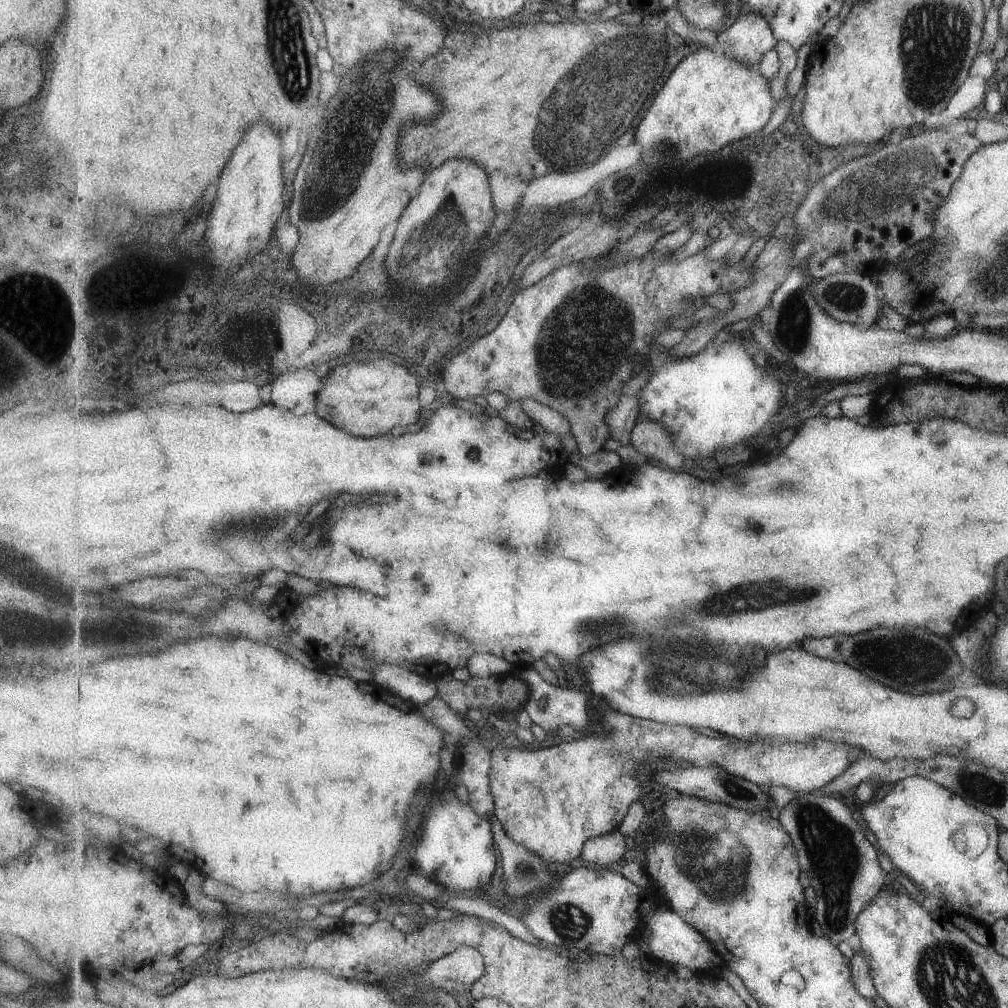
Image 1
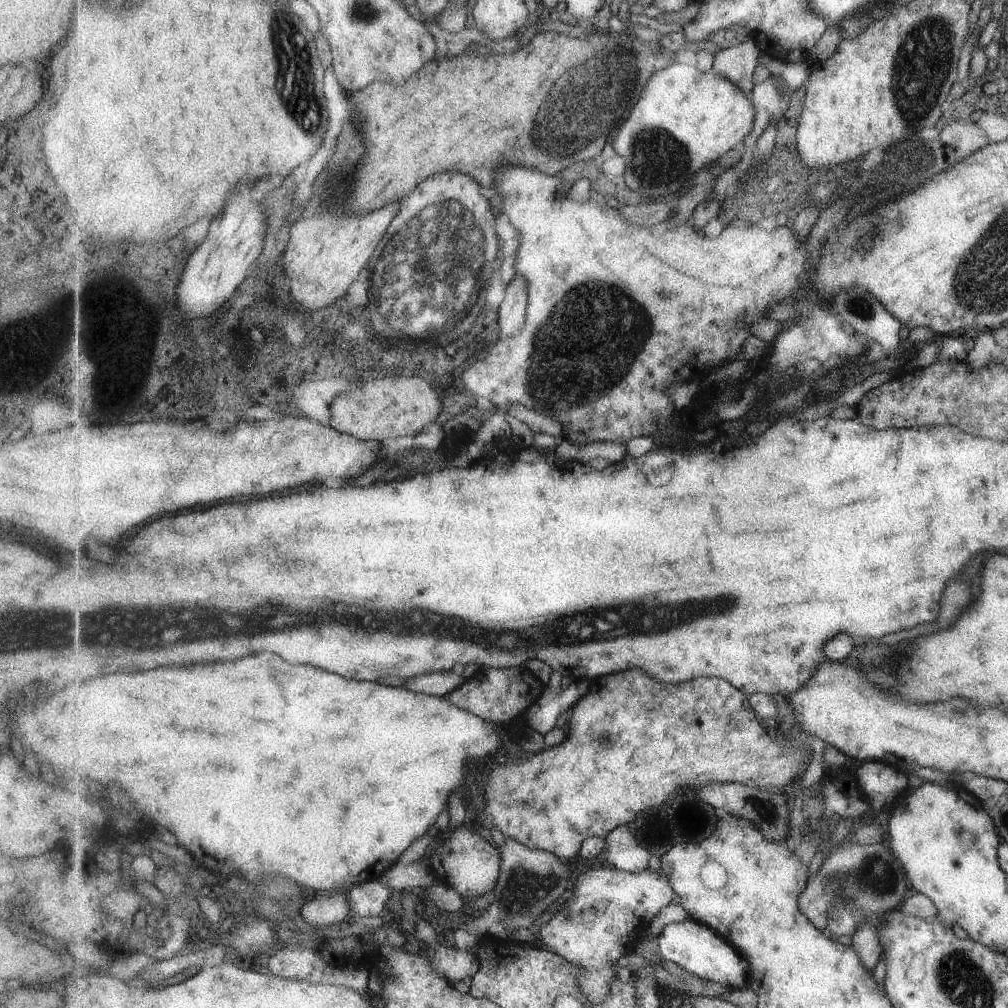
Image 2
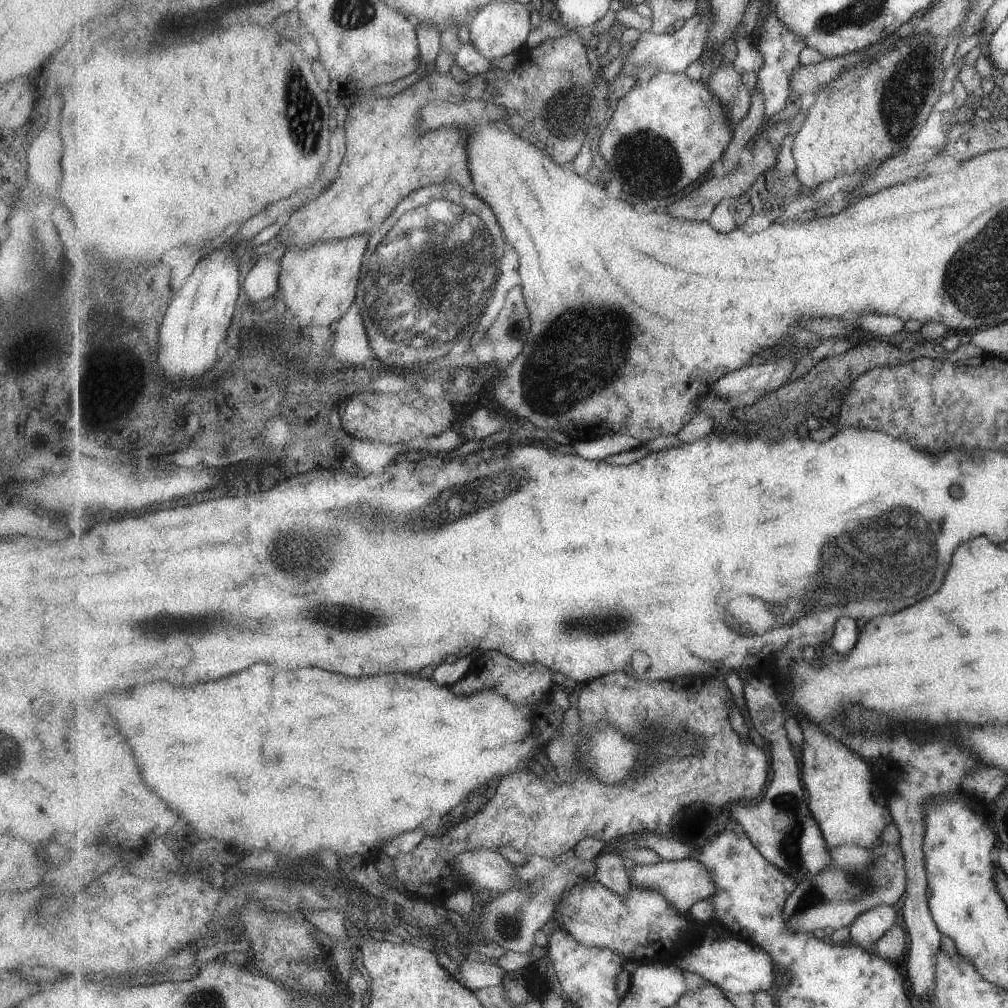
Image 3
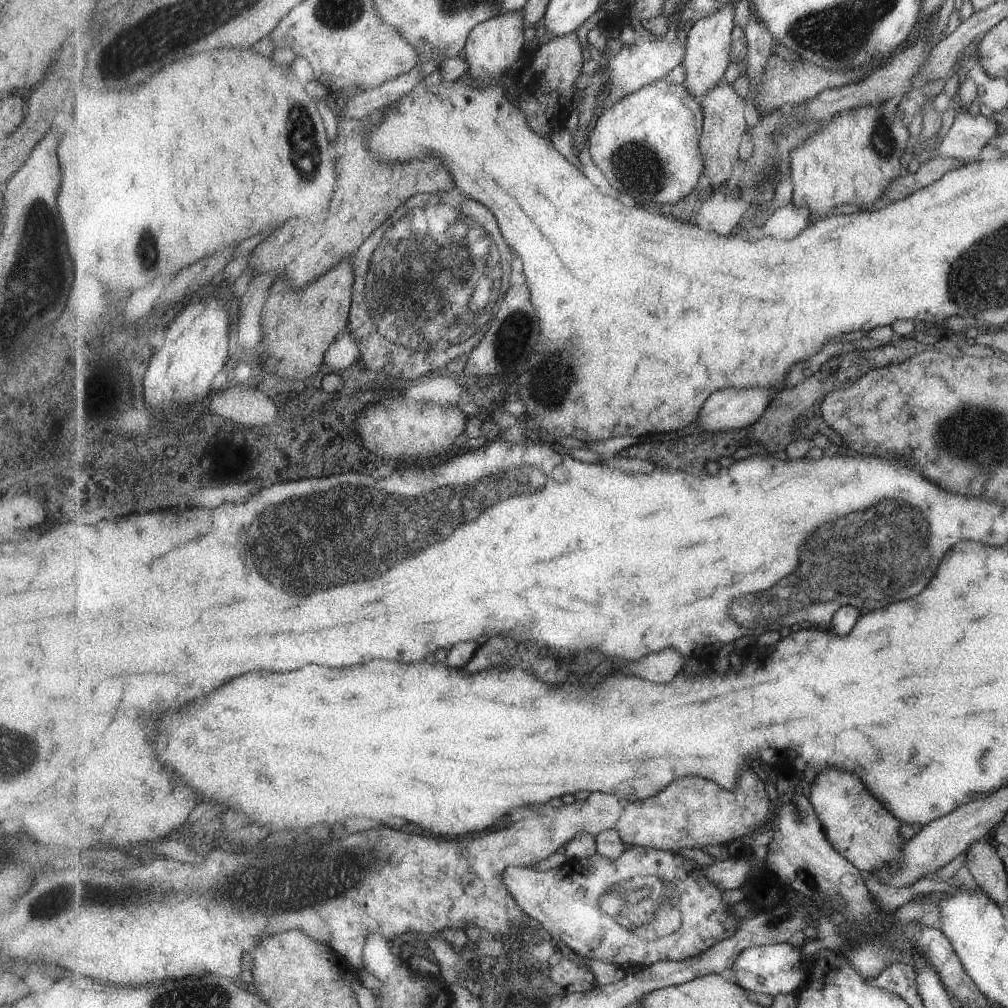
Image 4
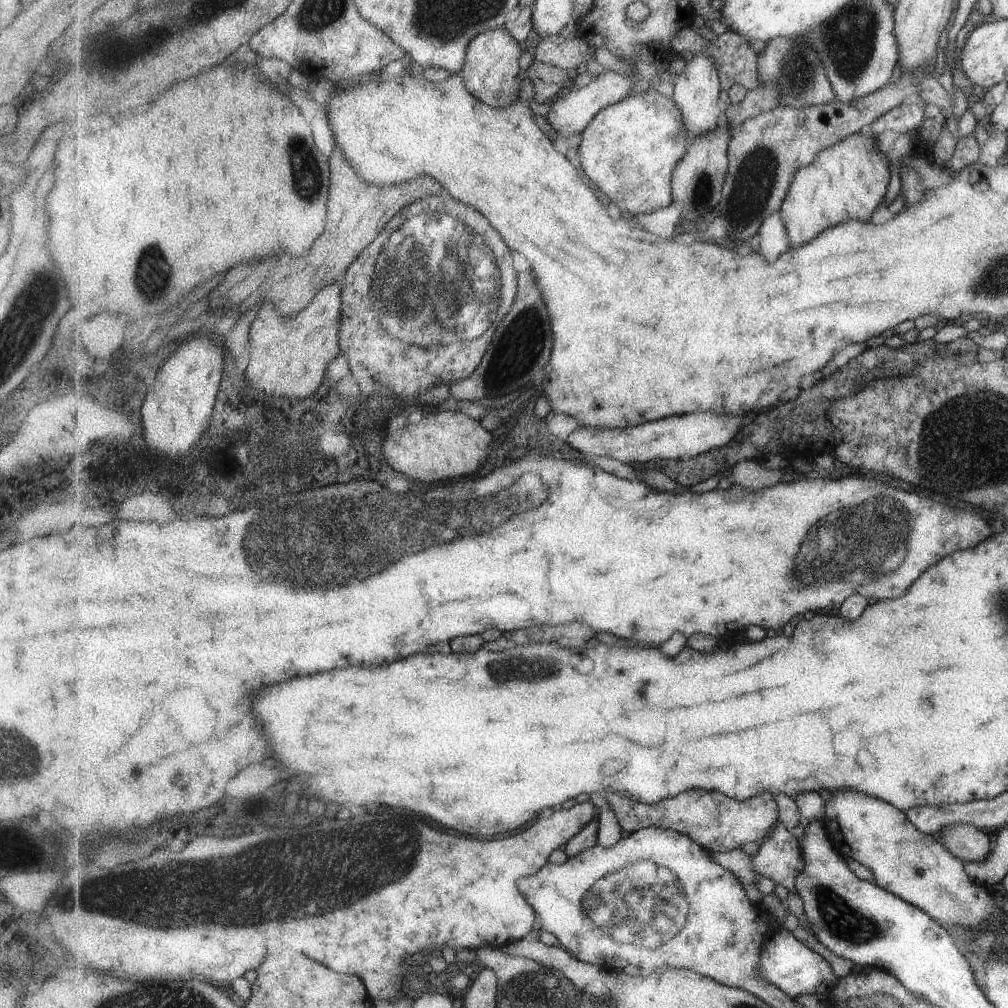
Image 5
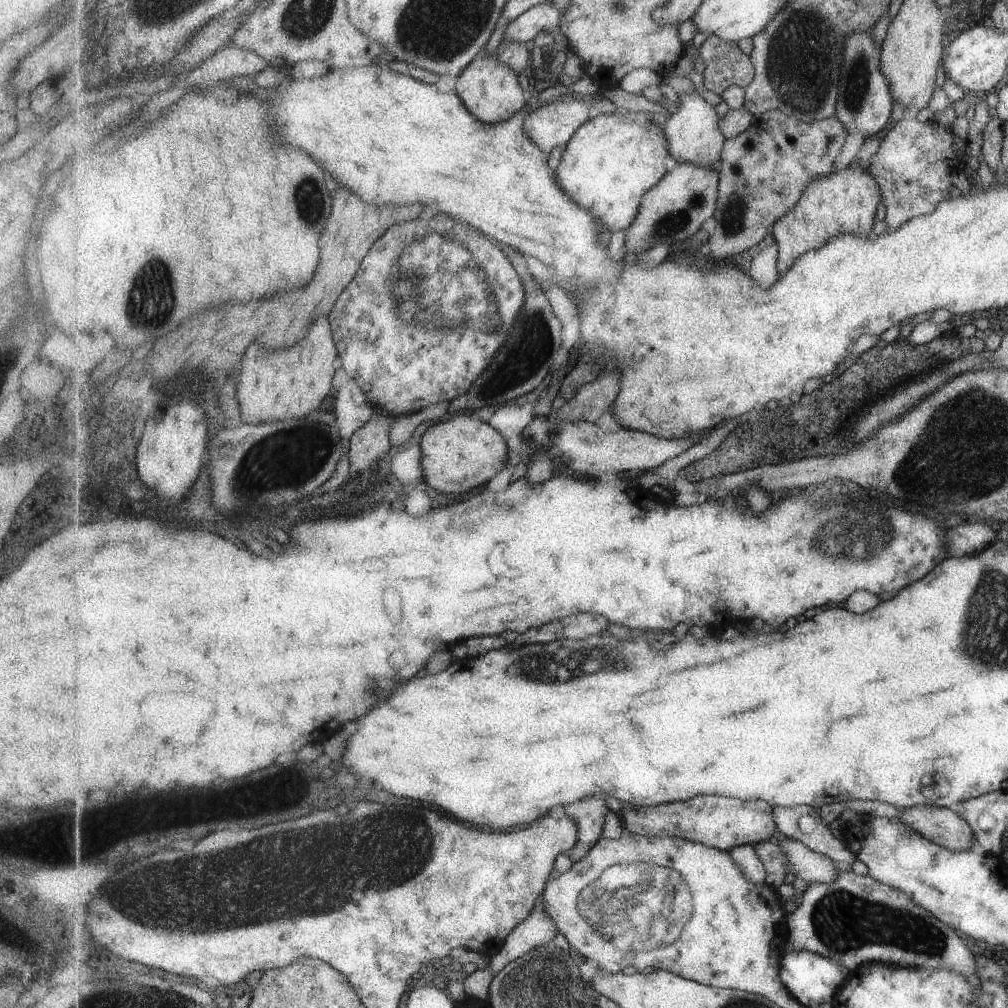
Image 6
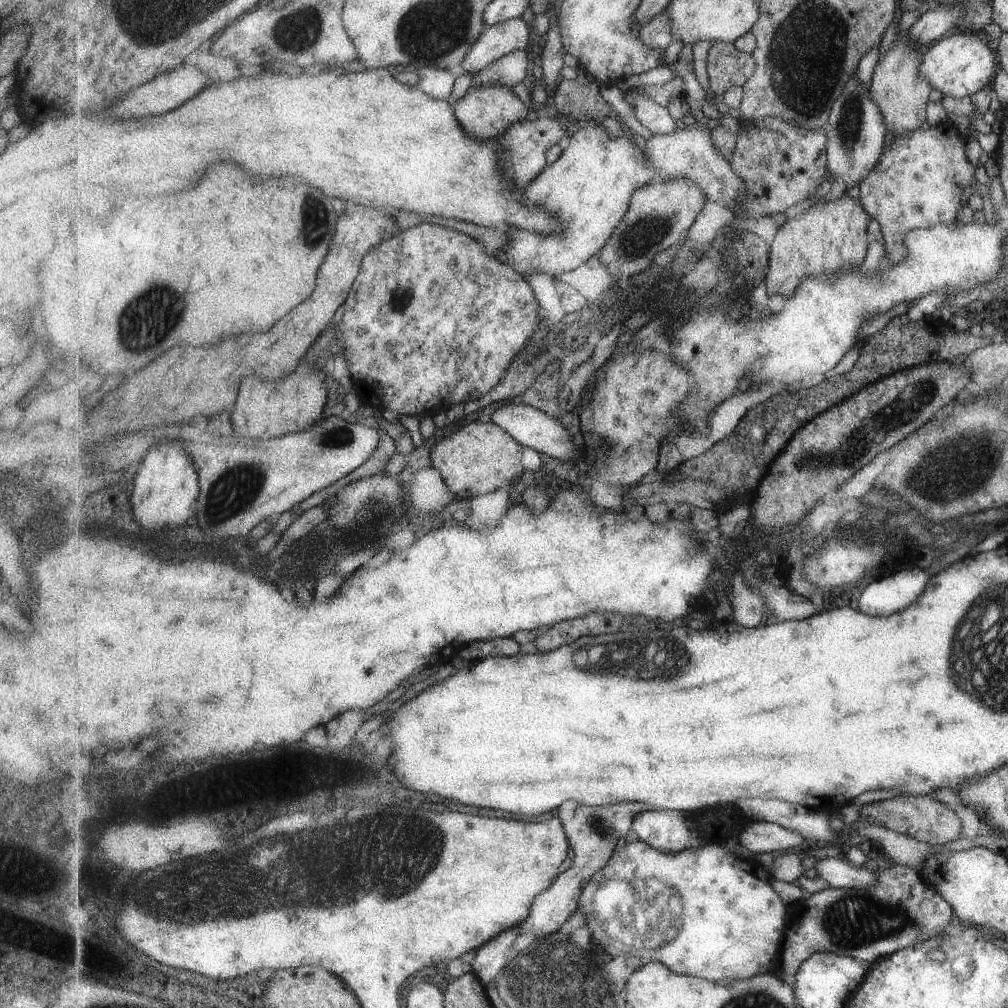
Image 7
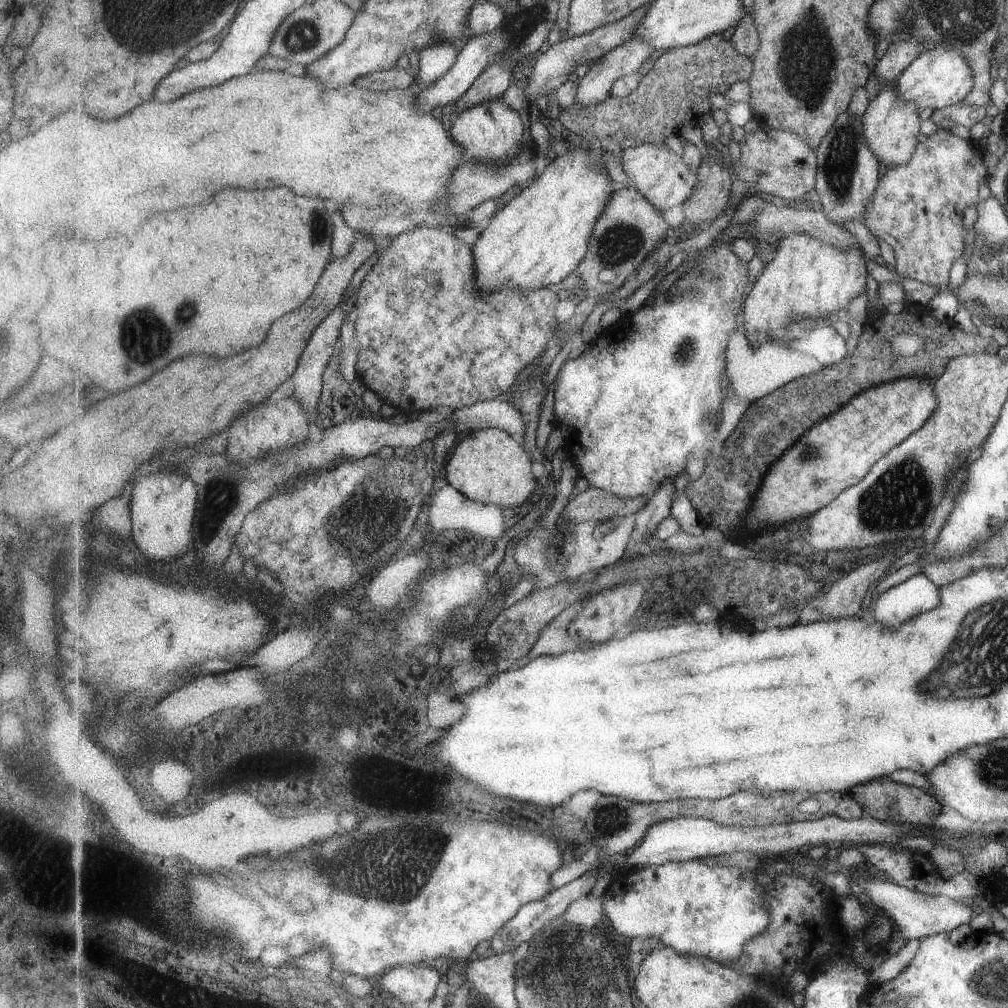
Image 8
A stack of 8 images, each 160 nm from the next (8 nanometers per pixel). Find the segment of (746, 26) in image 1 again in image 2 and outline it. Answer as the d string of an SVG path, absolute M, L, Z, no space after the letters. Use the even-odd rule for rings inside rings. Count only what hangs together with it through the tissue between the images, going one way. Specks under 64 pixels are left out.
M751 35L744 44L726 49L719 49L715 54L713 70L736 84L751 97L756 85L753 77L758 65L761 50Z

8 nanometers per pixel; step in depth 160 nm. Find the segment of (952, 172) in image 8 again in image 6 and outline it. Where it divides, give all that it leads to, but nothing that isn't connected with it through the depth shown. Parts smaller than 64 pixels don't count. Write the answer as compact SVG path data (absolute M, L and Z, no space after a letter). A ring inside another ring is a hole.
M906 116L893 125L878 146L868 169L877 180L880 202L885 205L886 229L897 229L910 219L929 215L950 198L949 170L962 170L963 156L955 154L953 136L947 128L934 120L923 123Z

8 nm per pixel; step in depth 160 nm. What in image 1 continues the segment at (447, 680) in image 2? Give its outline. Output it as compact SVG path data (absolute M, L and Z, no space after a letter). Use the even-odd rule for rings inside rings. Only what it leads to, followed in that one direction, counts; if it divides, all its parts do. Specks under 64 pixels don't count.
M383 664L377 668L375 682L397 697L413 700L413 704L419 707L438 696L436 681L399 665Z

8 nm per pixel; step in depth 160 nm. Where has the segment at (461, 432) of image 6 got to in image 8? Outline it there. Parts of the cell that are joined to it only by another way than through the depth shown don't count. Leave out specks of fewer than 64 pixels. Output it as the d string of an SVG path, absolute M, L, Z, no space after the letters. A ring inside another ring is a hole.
M499 429L471 431L450 456L445 465L447 480L470 500L497 507L521 506L536 494L538 475L533 473L531 456L519 438Z

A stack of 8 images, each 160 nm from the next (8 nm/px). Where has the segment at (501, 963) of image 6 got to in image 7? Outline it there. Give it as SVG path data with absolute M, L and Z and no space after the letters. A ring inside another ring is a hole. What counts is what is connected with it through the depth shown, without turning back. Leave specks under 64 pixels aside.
M619 802L602 806L580 805L575 816L568 822L564 822L565 832L572 845L572 865L560 874L551 888L537 896L533 902L529 919L519 926L521 934L539 935L538 939L540 939L541 936L560 931L578 911L583 886L591 880L595 872L599 872L603 866L607 866L607 862L611 860L621 838L625 839L625 836L632 831L635 816L651 810L654 810L653 806L635 802Z

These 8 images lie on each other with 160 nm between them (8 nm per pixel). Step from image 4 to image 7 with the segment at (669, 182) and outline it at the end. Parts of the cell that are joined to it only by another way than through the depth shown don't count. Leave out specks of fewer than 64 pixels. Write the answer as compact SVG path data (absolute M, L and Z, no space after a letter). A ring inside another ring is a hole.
M586 123L570 138L569 146L551 166L547 166L527 187L523 195L523 204L545 208L549 214L557 216L561 220L563 232L559 236L551 234L537 234L537 232L525 232L517 228L505 228L511 236L511 244L507 244L505 250L496 255L503 262L513 266L517 272L525 276L537 272L545 272L552 276L575 270L578 266L602 252L613 232L617 230L619 222L627 214L631 200L637 190L652 182L657 176L653 162L647 156L644 141L635 132L623 131L618 138L613 138L601 124Z

